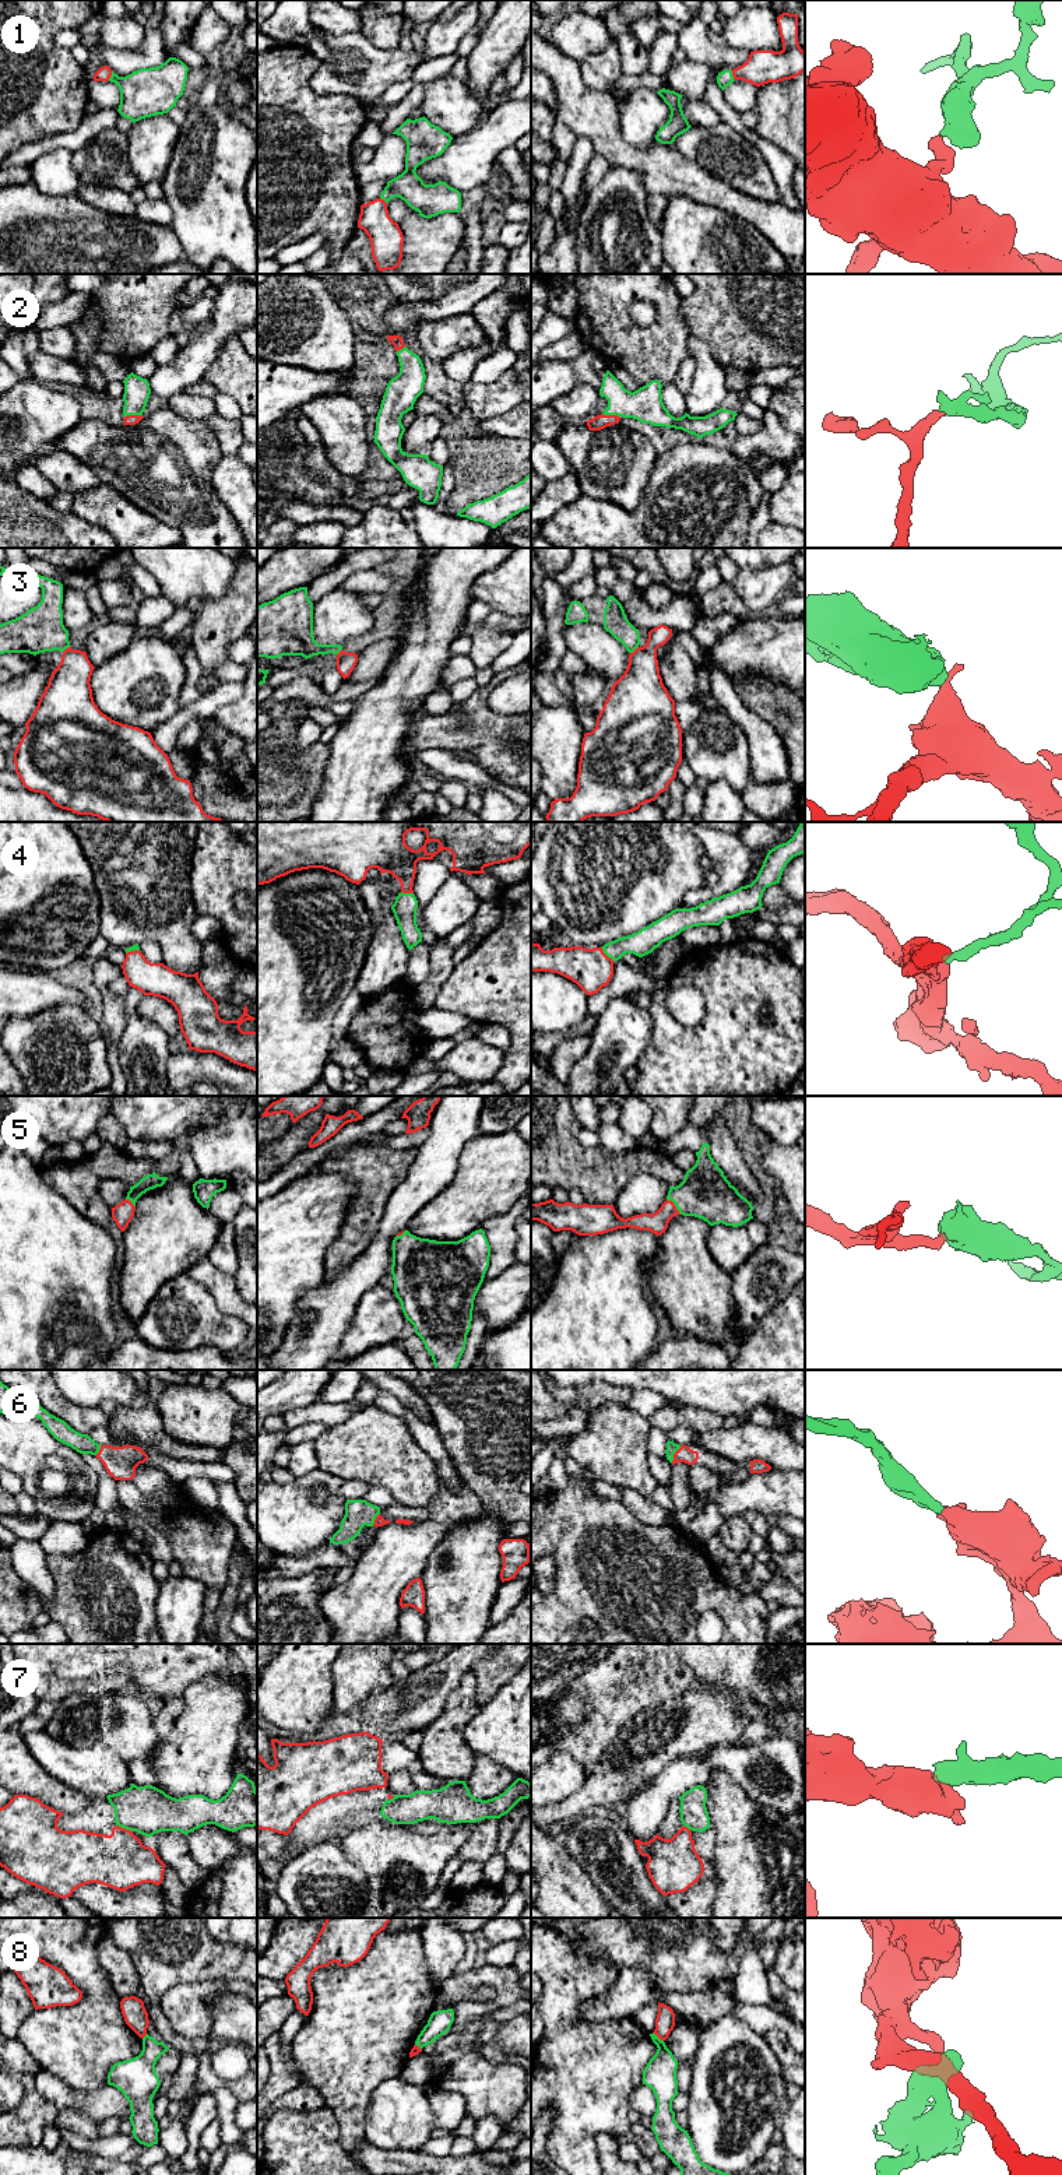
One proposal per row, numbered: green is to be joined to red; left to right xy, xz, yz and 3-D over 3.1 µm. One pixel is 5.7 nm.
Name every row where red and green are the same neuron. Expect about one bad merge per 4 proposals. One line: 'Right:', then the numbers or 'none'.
Right: 1, 2, 4, 5, 6

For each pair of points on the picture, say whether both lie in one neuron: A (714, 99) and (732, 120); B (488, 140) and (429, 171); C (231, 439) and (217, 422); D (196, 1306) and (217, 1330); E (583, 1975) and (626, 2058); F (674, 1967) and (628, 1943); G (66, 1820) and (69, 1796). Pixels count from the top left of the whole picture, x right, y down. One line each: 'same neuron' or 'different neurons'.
A: same neuron
B: same neuron
C: same neuron
D: same neuron
E: same neuron
F: same neuron
G: different neurons

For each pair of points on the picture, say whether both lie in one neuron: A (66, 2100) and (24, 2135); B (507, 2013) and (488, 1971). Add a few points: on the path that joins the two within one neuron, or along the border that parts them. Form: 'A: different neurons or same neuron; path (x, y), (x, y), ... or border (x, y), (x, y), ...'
A: different neurons; border (32, 2086), (59, 2110)
B: different neurons; border (516, 2002), (474, 2020)

